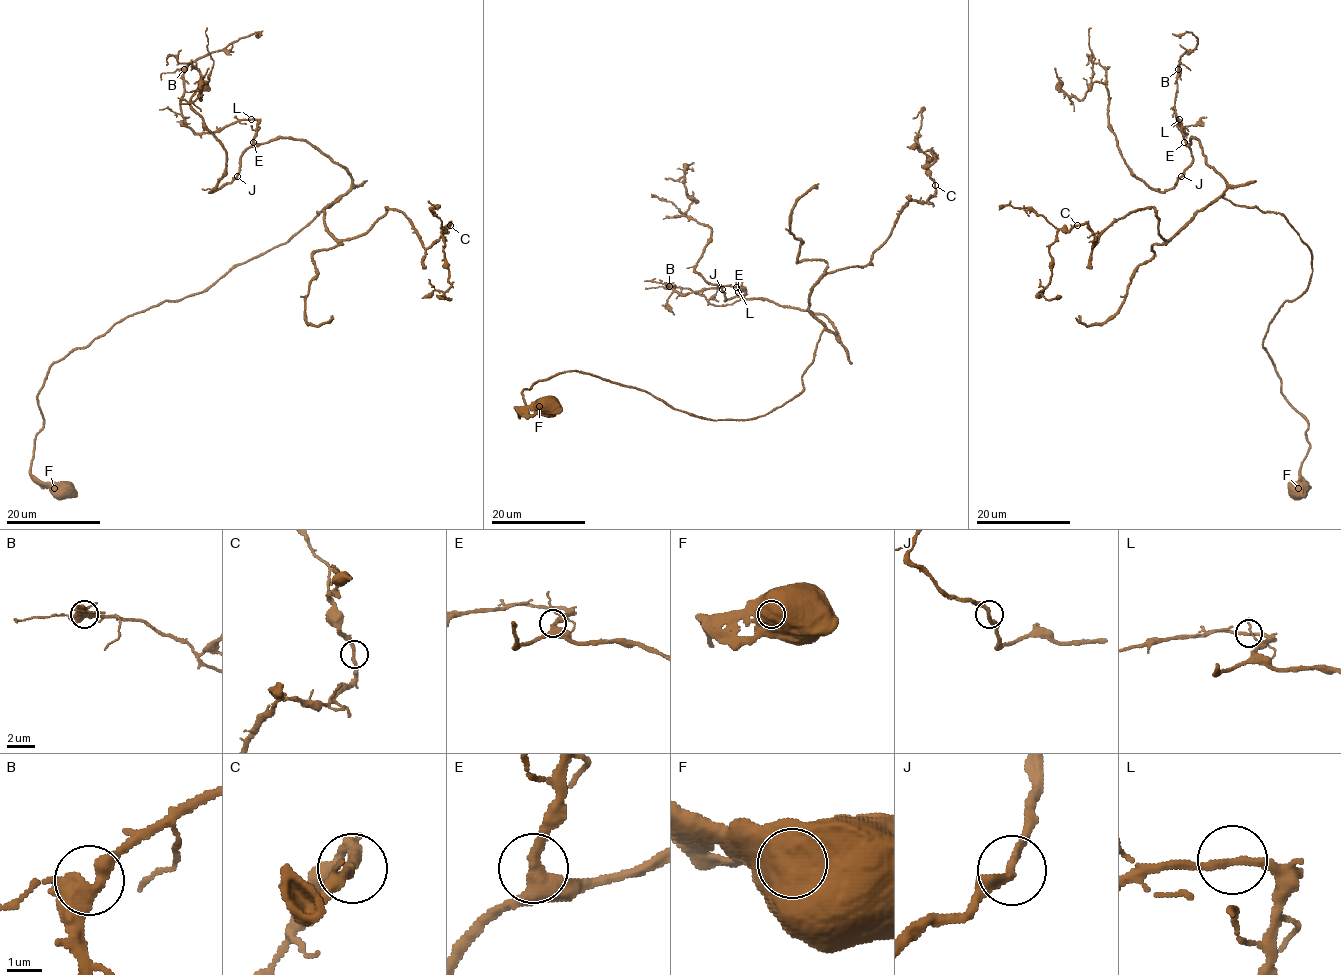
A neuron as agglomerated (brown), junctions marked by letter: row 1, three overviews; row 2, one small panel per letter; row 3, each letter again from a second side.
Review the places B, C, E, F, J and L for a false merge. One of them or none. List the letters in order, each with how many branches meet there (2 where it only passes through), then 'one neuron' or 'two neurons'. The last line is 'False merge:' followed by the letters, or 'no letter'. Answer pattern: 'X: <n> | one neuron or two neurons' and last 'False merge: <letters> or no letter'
B: 3 | one neuron
C: 2 | one neuron
E: 2 | one neuron
F: 2 | one neuron
J: 2 | one neuron
L: 2 | one neuron
False merge: no letter

